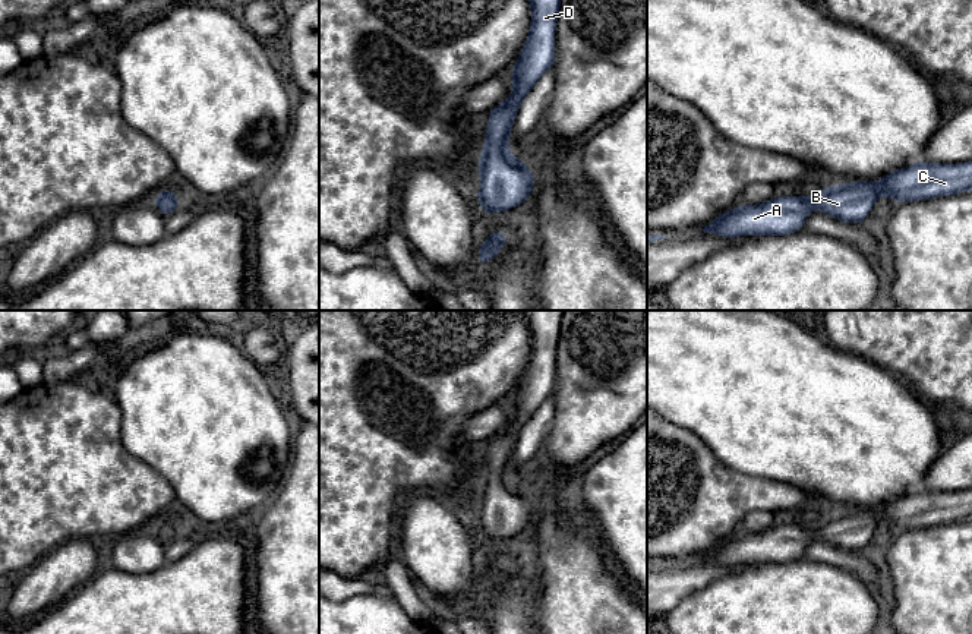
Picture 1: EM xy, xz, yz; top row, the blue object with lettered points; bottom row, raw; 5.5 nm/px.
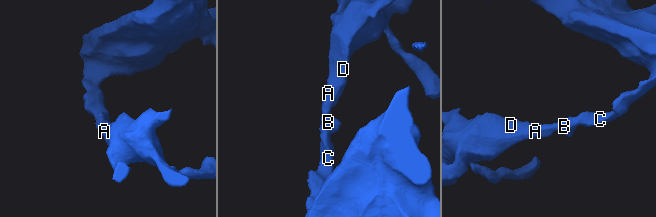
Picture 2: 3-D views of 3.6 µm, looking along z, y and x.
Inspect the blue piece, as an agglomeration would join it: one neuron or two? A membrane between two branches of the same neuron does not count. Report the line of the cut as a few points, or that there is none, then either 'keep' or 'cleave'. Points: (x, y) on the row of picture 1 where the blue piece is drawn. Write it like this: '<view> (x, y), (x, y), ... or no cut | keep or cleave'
no cut | keep

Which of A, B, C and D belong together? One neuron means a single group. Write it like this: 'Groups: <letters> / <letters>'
Groups: A B C D

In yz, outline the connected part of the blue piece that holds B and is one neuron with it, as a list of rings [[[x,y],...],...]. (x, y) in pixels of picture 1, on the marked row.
[[[918,161],[877,182],[826,186],[815,196],[780,196],[760,205],[739,205],[711,220],[701,231],[723,237],[786,236],[804,228],[805,215],[820,209],[843,223],[864,224],[880,196],[912,202],[972,190],[972,161]]]

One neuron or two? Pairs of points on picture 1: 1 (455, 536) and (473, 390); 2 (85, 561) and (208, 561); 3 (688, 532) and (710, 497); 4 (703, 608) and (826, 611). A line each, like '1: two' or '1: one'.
1: two
2: two
3: one
4: one

